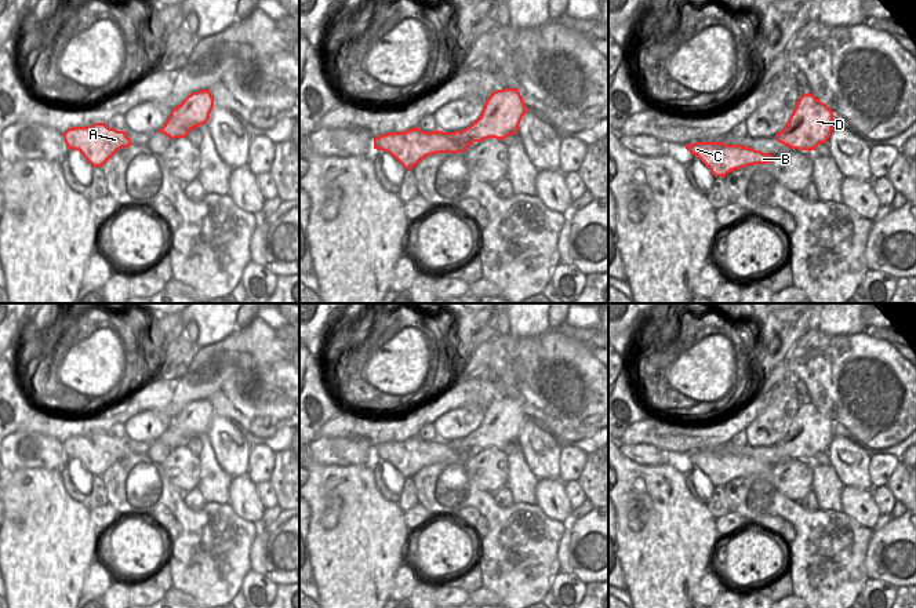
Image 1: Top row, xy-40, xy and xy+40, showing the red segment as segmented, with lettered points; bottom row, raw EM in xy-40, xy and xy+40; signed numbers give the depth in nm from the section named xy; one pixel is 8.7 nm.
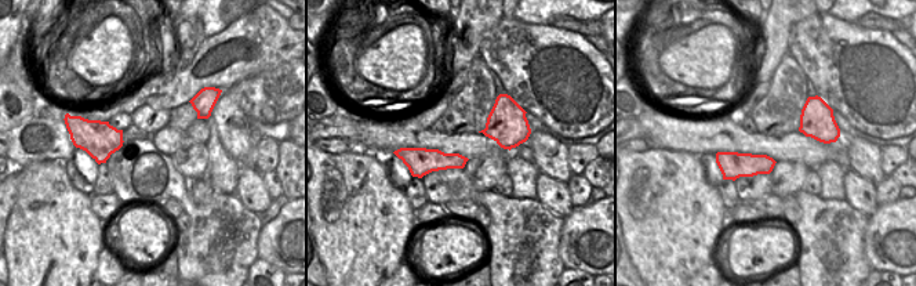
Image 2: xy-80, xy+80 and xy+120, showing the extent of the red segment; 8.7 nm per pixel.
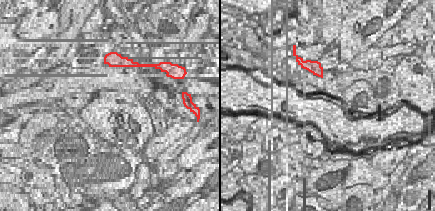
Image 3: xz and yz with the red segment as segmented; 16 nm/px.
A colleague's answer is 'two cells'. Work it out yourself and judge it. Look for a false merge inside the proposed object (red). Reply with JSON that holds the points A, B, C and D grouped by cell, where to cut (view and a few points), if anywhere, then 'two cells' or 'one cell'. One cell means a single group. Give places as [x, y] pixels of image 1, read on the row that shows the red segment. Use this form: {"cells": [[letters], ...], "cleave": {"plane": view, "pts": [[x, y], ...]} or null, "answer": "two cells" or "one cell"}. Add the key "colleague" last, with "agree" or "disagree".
{"cells": [["A", "B", "C"], ["D"]], "cleave": {"plane": "xy", "pts": [[446, 133], [457, 142], [471, 144]]}, "answer": "two cells", "colleague": "agree"}

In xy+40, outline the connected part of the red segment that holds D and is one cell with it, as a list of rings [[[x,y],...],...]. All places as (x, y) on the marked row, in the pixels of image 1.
[[[800,95],[788,124],[775,134],[779,143],[797,150],[814,150],[826,143],[833,130],[833,112],[815,95]]]

